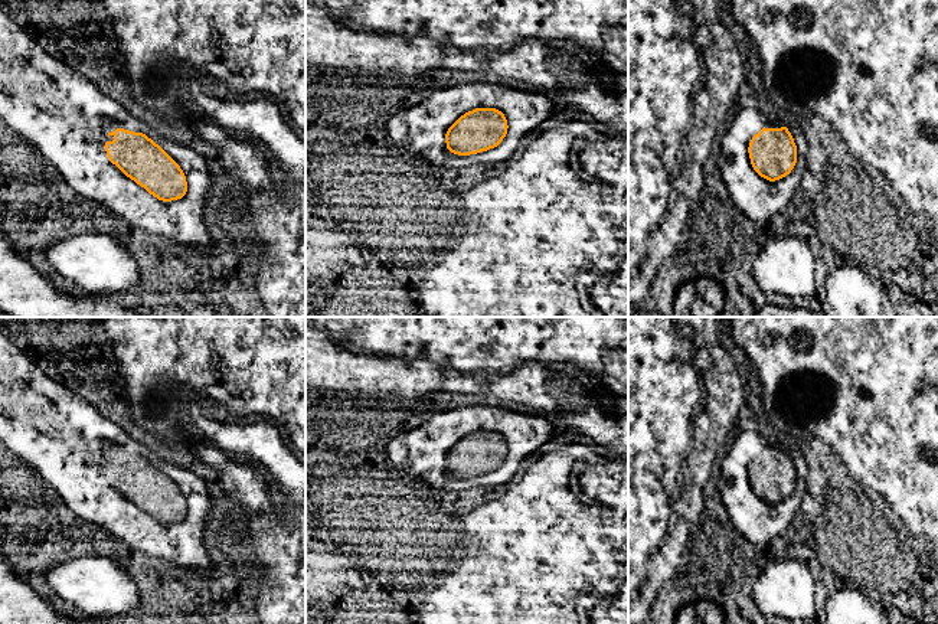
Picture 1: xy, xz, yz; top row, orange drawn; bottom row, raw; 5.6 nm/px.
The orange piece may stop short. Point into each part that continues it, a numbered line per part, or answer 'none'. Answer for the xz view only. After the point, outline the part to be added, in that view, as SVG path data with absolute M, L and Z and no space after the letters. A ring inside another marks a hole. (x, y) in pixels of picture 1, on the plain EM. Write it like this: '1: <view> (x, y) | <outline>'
1: xz (421, 451) | M488 405L442 411L422 425L393 438L385 450L388 465L419 476L422 481L442 491L463 491L507 483L520 463L536 448L558 435L552 421L540 415L524 415ZM475 431L496 431L507 442L503 464L487 474L458 478L447 471L448 451Z

